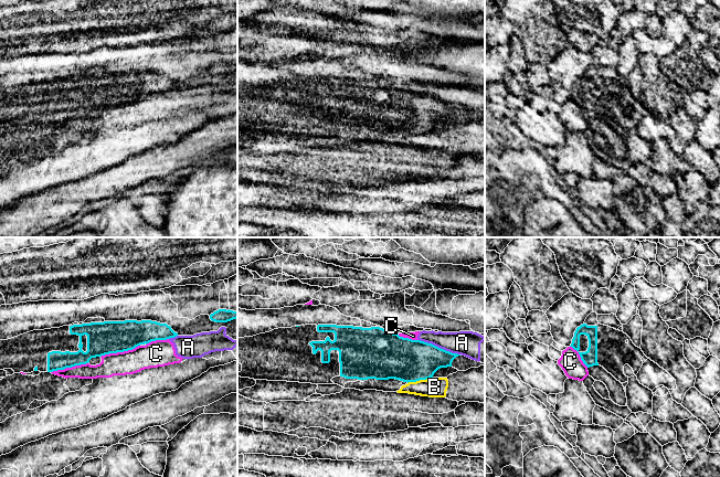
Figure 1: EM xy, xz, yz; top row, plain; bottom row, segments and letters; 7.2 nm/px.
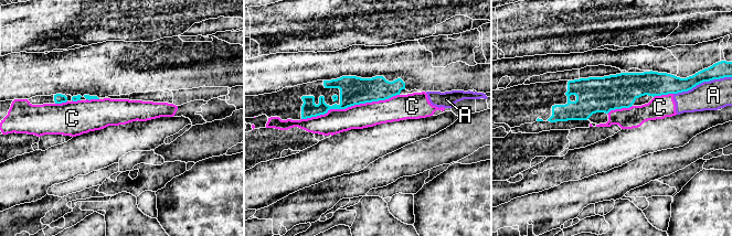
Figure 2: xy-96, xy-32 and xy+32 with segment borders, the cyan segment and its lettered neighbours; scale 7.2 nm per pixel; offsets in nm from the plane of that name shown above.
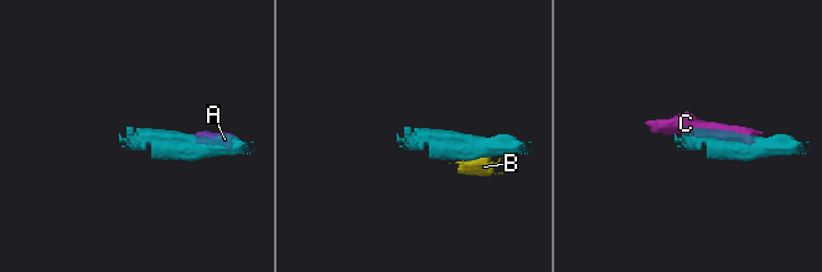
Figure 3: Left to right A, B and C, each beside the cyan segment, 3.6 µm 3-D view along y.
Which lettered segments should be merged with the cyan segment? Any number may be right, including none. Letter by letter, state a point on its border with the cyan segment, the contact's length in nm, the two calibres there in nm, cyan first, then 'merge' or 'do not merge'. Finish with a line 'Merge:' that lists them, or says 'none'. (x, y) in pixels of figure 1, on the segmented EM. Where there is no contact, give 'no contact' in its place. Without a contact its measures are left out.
A: meets cyan in xz at (440, 348); contact 320 nm long; 320 nm thick on the cyan side, 180 nm on the other; do not merge
B: meets cyan in xz at (420, 379); contact 190 nm long; 320 nm thick on the cyan side, 140 nm on the other; do not merge
C: meets cyan in xy at (119, 351); contact 300 nm long; 240 nm thick on the cyan side, 190 nm on the other; do not merge
Merge: none

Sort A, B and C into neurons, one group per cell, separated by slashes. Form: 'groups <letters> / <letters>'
groups A C / B

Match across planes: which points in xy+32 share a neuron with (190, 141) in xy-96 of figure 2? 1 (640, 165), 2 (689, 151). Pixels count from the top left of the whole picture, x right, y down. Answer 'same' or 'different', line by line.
1: same
2: same

